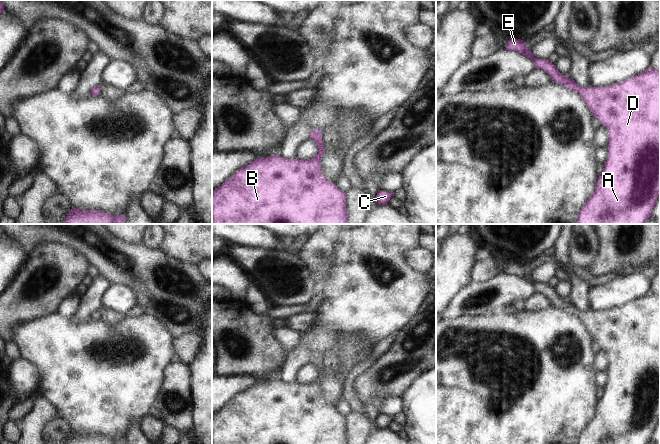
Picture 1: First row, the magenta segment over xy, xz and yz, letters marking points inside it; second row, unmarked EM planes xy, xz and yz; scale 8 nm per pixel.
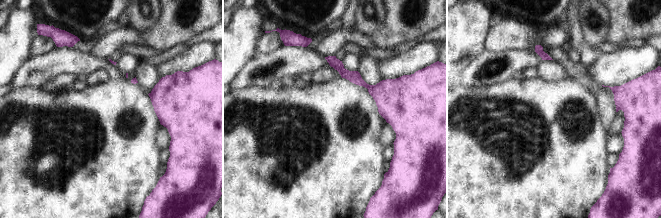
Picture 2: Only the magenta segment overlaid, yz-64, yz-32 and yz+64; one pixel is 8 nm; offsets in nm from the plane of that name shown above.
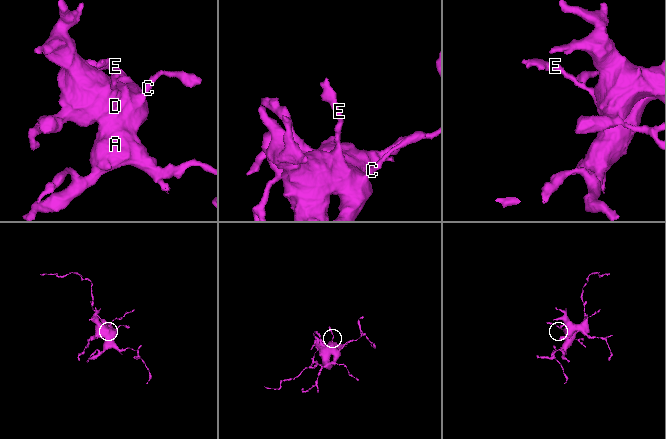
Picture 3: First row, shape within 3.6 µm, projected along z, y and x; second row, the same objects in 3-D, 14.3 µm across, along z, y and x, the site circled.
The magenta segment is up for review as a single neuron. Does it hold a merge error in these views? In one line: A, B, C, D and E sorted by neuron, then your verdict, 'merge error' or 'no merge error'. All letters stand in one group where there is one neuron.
groups A B C D E; no merge error

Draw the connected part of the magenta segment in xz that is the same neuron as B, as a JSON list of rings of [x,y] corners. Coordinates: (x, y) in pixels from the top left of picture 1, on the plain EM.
[[[315,353],[310,362],[318,369],[318,378],[309,384],[285,383],[280,379],[257,382],[241,391],[212,416],[212,444],[348,444],[346,417],[323,400],[321,382],[325,378],[323,357]]]

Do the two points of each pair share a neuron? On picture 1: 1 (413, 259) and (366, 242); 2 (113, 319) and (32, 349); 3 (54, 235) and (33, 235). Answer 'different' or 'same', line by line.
1: different
2: different
3: same

